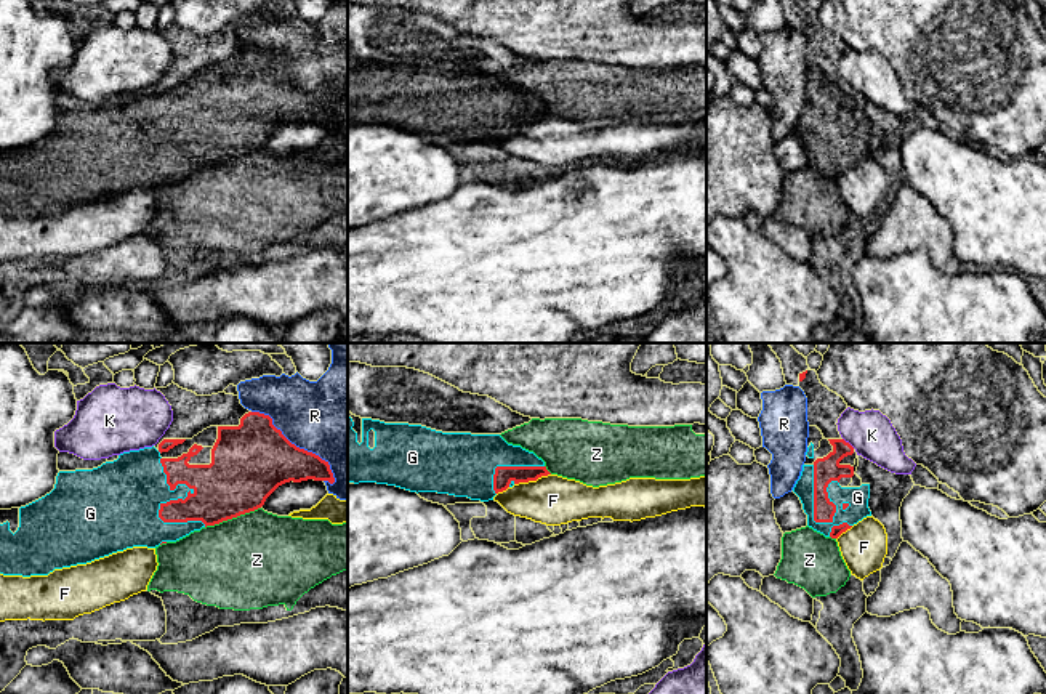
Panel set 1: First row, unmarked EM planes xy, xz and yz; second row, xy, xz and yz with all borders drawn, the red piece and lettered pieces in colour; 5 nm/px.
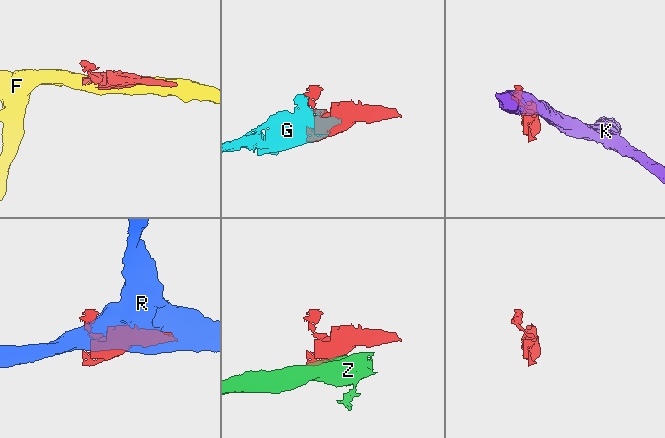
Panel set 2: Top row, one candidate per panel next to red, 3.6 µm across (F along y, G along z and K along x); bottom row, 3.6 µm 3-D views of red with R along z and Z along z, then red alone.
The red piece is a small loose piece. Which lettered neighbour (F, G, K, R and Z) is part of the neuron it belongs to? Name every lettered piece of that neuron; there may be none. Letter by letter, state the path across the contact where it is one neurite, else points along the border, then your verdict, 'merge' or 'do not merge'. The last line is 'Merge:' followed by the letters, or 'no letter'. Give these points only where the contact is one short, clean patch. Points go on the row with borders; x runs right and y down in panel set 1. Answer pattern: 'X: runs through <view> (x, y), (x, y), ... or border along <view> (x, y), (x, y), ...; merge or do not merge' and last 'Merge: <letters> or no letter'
F: do not merge
G: merge
K: do not merge
R: do not merge
Z: do not merge
Merge: G

